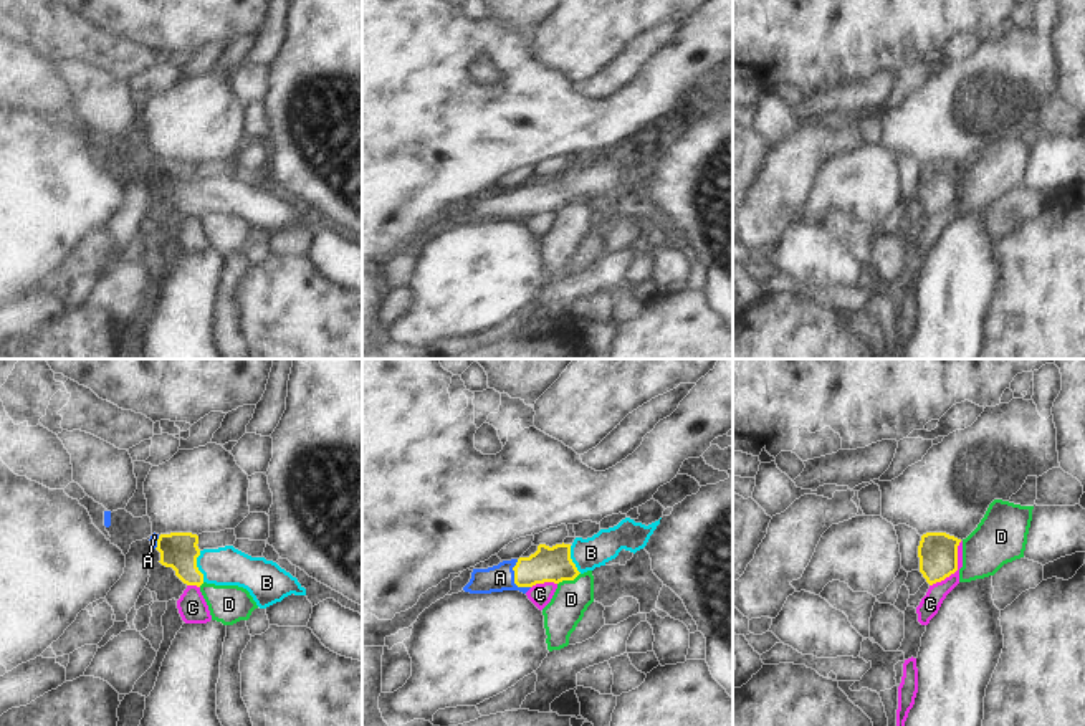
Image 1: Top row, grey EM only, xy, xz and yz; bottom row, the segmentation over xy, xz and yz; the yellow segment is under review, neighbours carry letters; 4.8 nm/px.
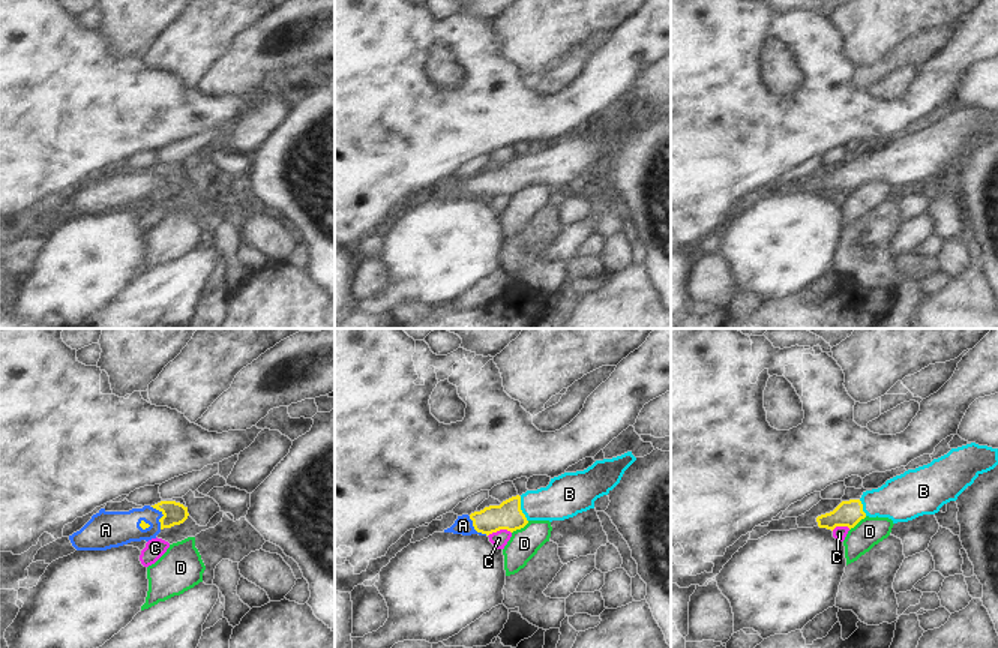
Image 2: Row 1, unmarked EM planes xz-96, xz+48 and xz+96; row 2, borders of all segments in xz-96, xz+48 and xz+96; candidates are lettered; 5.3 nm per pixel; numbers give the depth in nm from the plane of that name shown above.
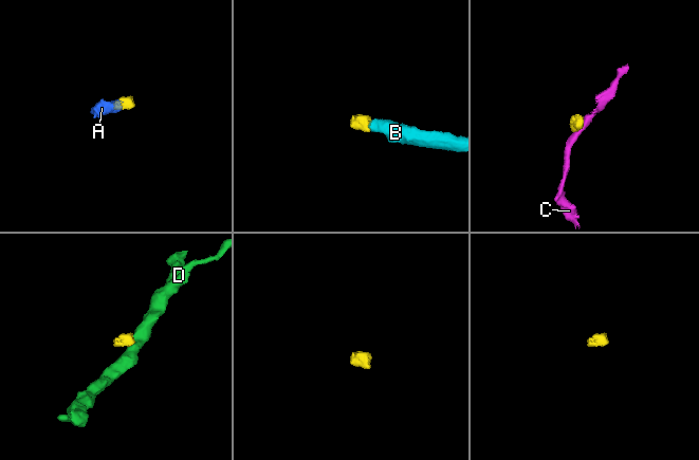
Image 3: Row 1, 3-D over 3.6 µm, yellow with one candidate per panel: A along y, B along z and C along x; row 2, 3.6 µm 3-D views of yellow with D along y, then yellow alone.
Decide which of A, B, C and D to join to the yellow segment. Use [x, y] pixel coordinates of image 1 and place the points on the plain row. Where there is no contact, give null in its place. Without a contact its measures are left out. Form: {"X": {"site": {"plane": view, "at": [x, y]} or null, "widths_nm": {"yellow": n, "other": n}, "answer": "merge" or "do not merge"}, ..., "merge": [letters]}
{"A": {"site": {"plane": "xz", "at": [515, 209]}, "widths_nm": {"yellow": 180, "other": 130}, "answer": "merge"}, "B": {"site": {"plane": "xy", "at": [195, 195]}, "widths_nm": {"yellow": 180, "other": 190}, "answer": "merge"}, "C": {"site": {"plane": "yz", "at": [956, 199]}, "widths_nm": {"yellow": 190, "other": 100}, "answer": "do not merge"}, "D": {"site": {"plane": "xz", "at": [568, 209]}, "widths_nm": {"yellow": 180, "other": 180}, "answer": "do not merge"}, "merge": ["A", "B"]}

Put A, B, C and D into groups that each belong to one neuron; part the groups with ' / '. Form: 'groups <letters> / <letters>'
groups A B / C / D

